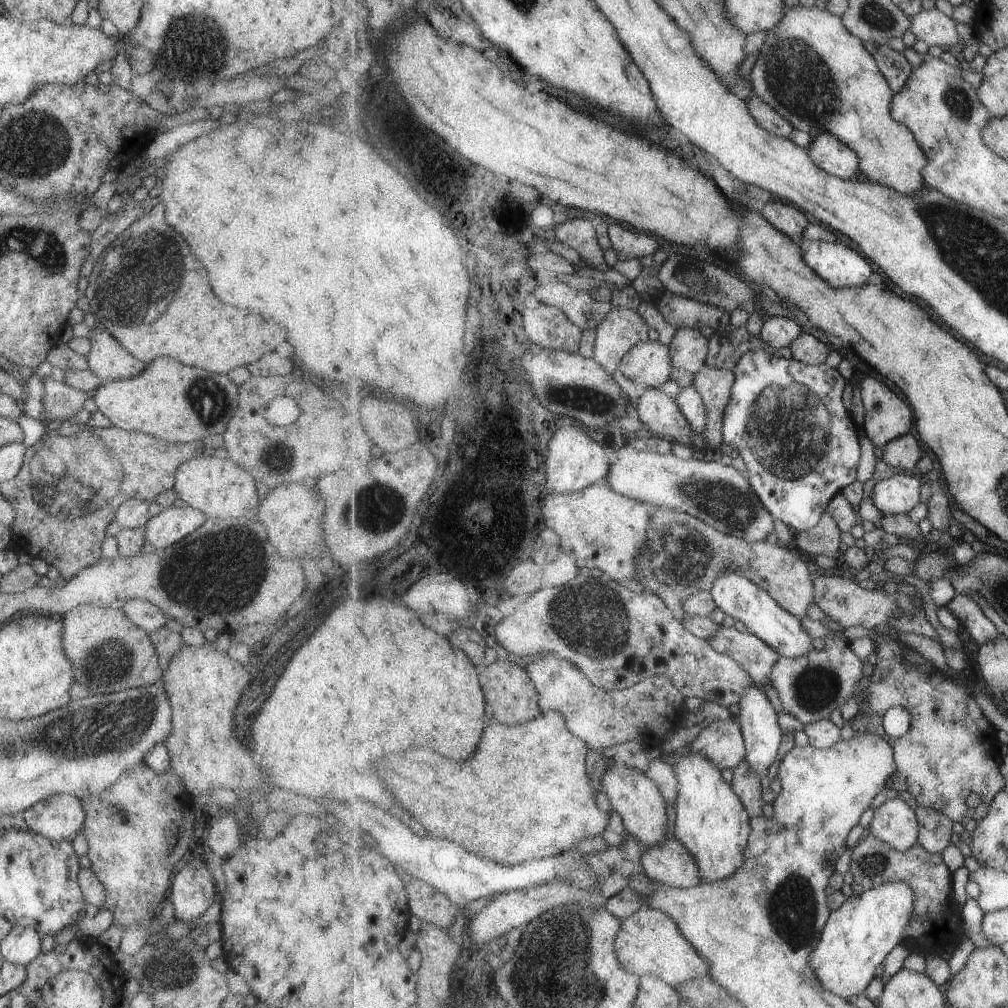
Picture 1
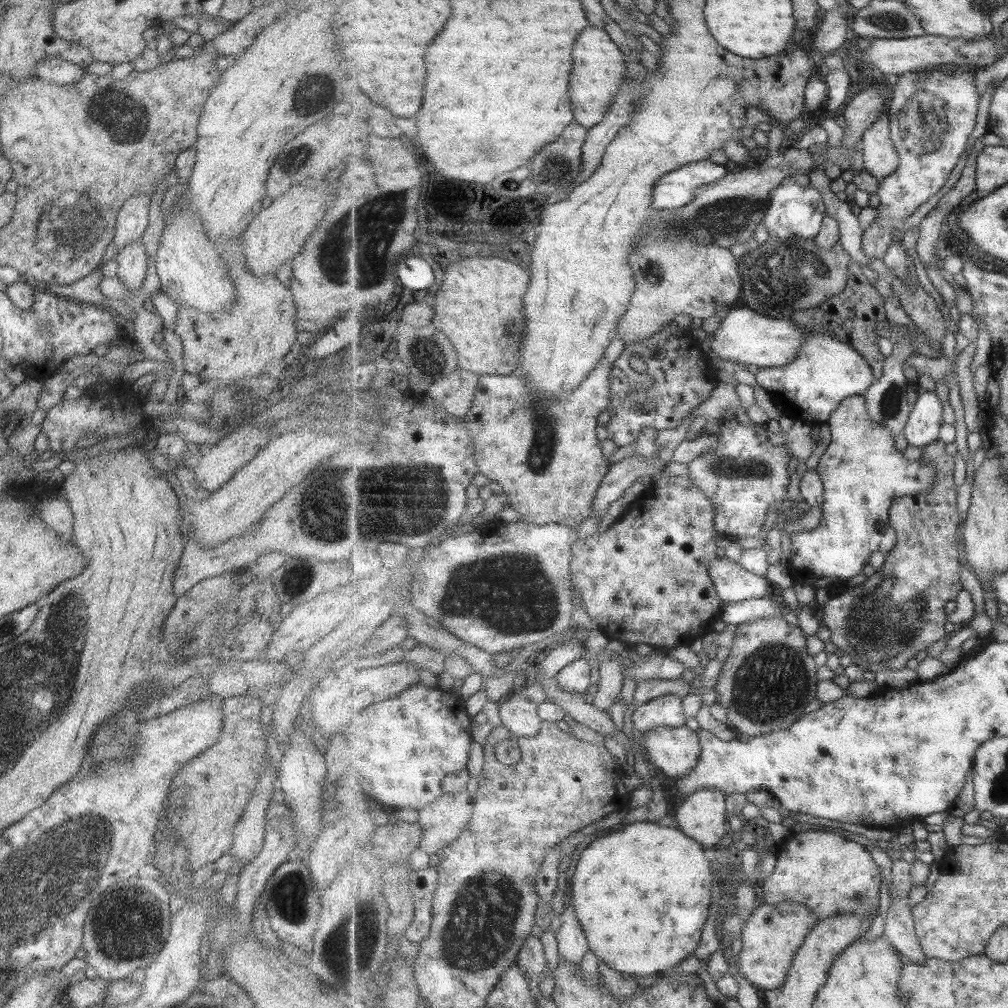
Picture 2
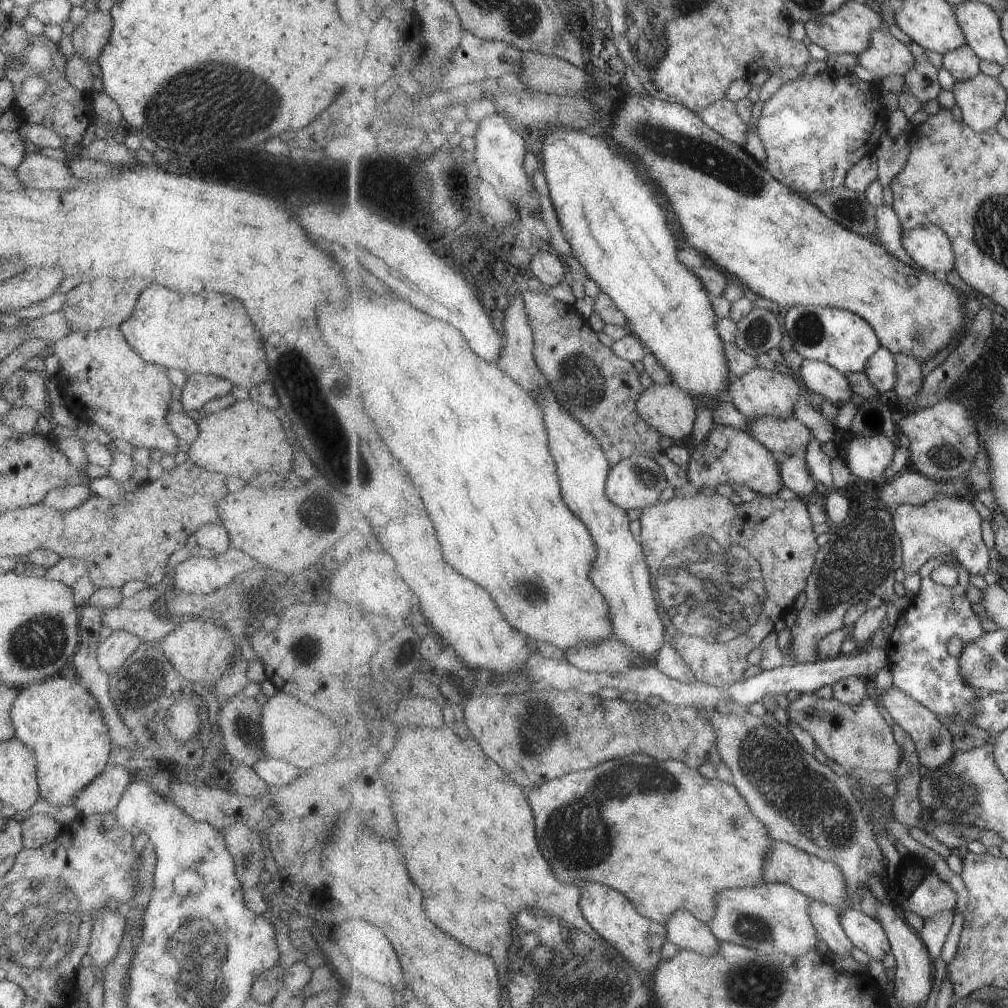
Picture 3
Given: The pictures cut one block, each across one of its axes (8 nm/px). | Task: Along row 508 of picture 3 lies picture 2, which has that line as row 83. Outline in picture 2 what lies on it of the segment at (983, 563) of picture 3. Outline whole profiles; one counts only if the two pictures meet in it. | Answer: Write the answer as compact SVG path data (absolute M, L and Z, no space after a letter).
M973 69L955 75L939 70L917 78L909 75L894 78L895 90L887 111L892 140L901 158L898 169L880 180L876 220L897 236L896 241L903 220L945 186L961 154L967 150L981 102L974 75Z

